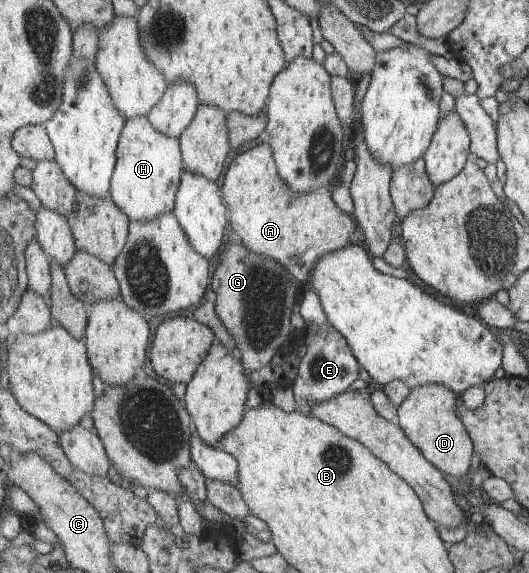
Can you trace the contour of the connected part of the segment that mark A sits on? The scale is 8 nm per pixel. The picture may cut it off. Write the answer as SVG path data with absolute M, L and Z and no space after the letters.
M262 143L241 152L230 164L221 188L222 198L229 207L231 227L243 243L256 254L266 255L285 264L293 277L306 287L310 275L318 261L331 252L342 250L349 243L353 243L353 235L359 229L355 217L345 213L332 196L332 190L321 186L317 191L301 194L292 190L279 175L271 144Z

